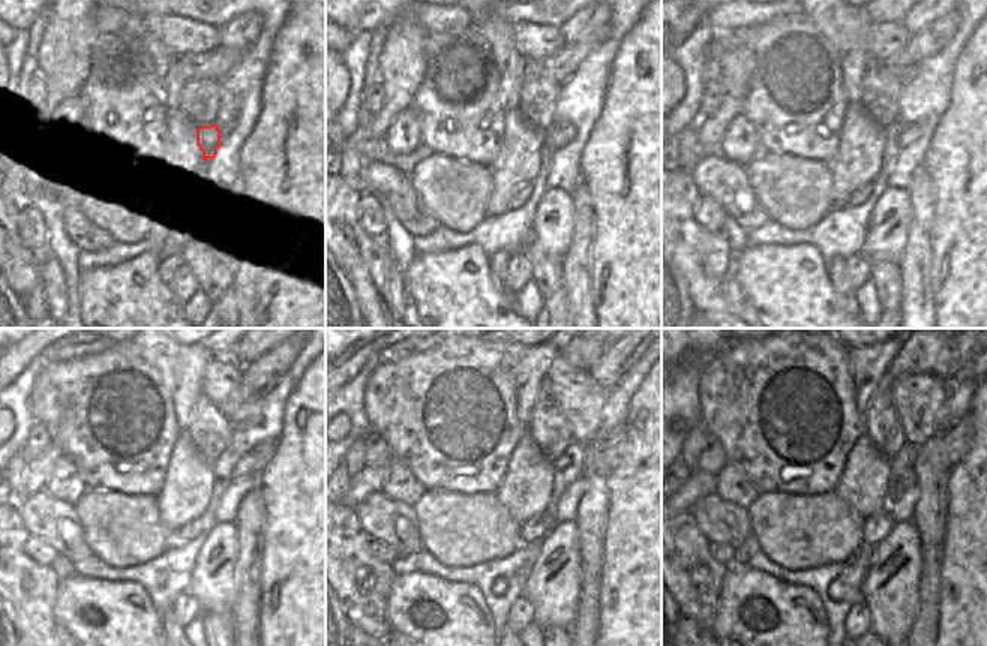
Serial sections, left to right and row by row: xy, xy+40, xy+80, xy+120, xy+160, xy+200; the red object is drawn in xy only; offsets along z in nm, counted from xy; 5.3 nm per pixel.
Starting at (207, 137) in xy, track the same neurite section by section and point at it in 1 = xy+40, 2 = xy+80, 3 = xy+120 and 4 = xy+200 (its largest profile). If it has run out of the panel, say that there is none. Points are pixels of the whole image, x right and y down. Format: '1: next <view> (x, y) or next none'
1: next xy+40 (558, 137)
2: next xy+80 (912, 132)
3: next xy+120 (254, 462)
4: next xy+200 (948, 447)

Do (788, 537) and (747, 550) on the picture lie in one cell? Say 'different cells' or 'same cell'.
different cells

